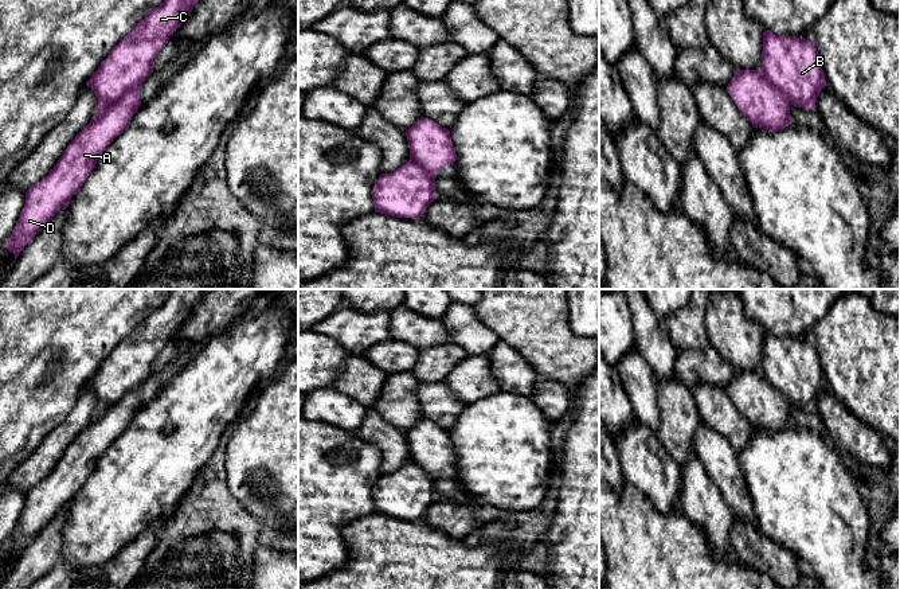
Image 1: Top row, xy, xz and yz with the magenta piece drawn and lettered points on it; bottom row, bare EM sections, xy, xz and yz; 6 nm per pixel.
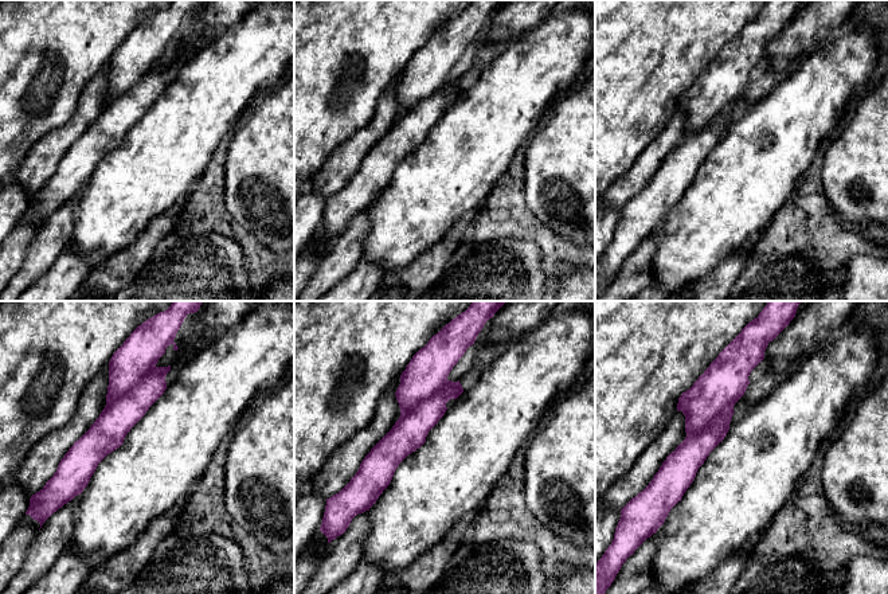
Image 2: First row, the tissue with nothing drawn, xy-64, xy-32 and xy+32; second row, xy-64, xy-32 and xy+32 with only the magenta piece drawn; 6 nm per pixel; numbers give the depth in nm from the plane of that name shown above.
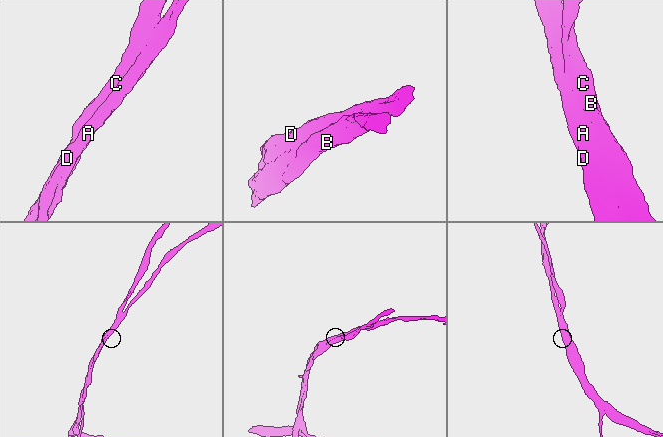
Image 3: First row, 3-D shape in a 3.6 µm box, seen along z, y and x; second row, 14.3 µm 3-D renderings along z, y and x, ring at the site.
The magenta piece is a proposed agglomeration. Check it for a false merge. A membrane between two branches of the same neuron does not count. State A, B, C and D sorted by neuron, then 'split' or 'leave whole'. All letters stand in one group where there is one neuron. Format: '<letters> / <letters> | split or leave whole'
A D / B C | split

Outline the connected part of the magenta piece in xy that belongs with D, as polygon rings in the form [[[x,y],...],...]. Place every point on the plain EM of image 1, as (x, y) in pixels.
[[[141,387],[128,391],[101,416],[94,417],[67,446],[51,473],[27,491],[24,508],[5,546],[15,555],[15,562],[42,528],[70,504],[102,453],[128,430],[141,407],[140,390]]]

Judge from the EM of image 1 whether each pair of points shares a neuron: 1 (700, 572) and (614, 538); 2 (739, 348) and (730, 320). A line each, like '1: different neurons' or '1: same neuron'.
1: same neuron
2: same neuron

